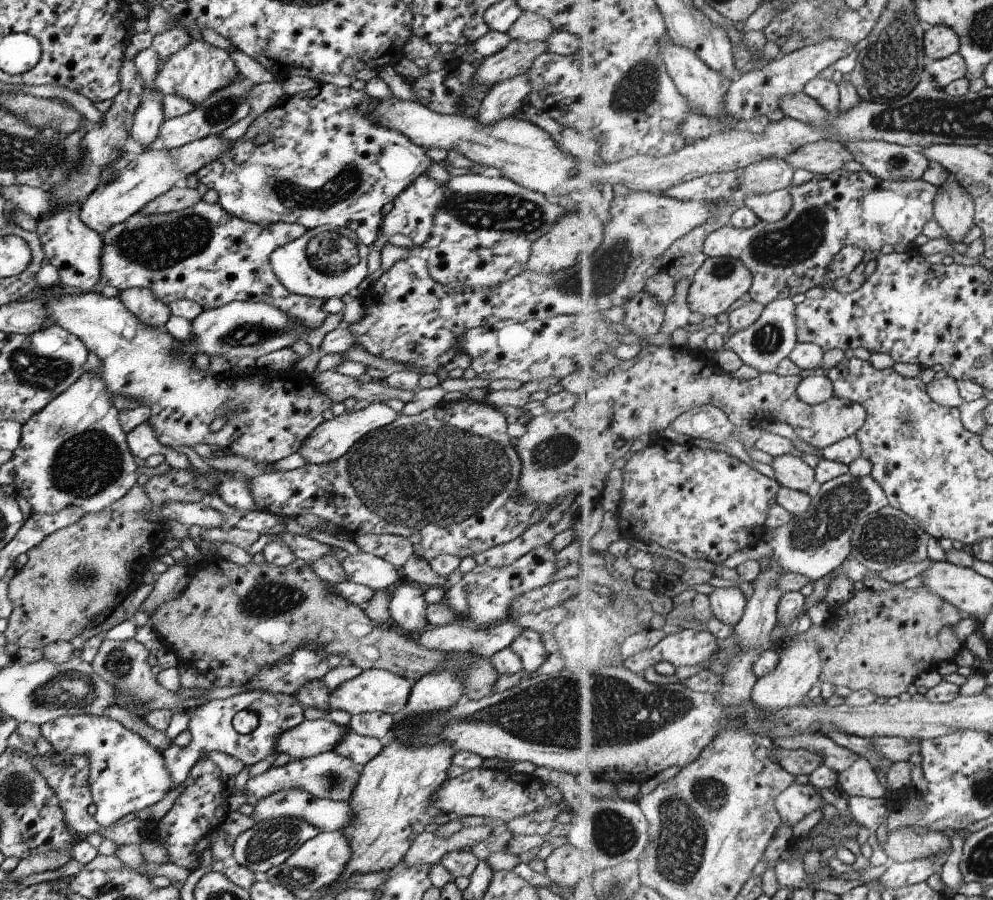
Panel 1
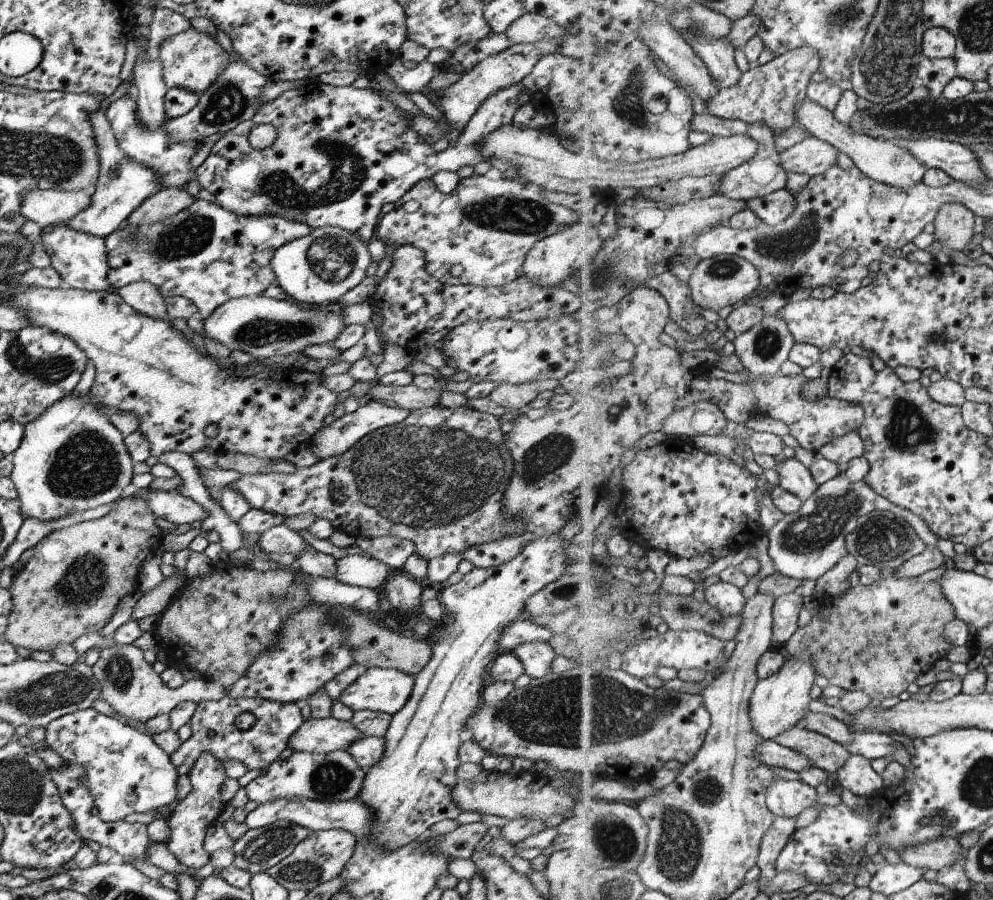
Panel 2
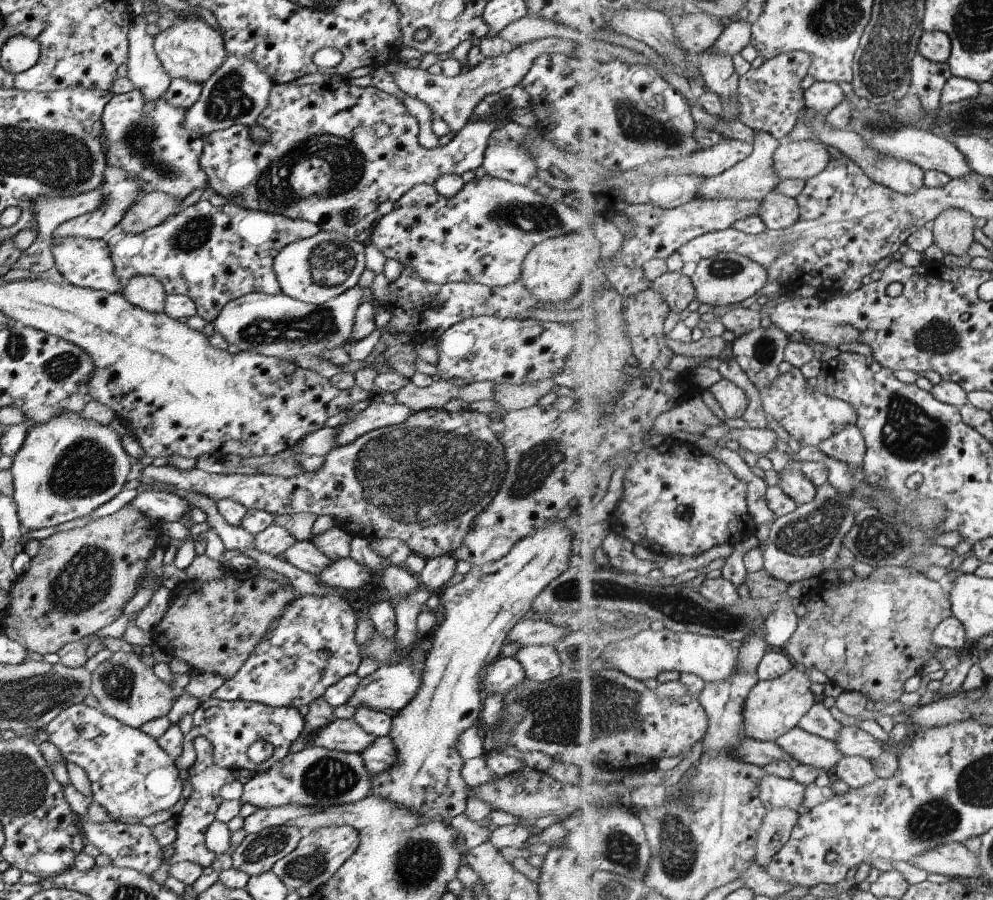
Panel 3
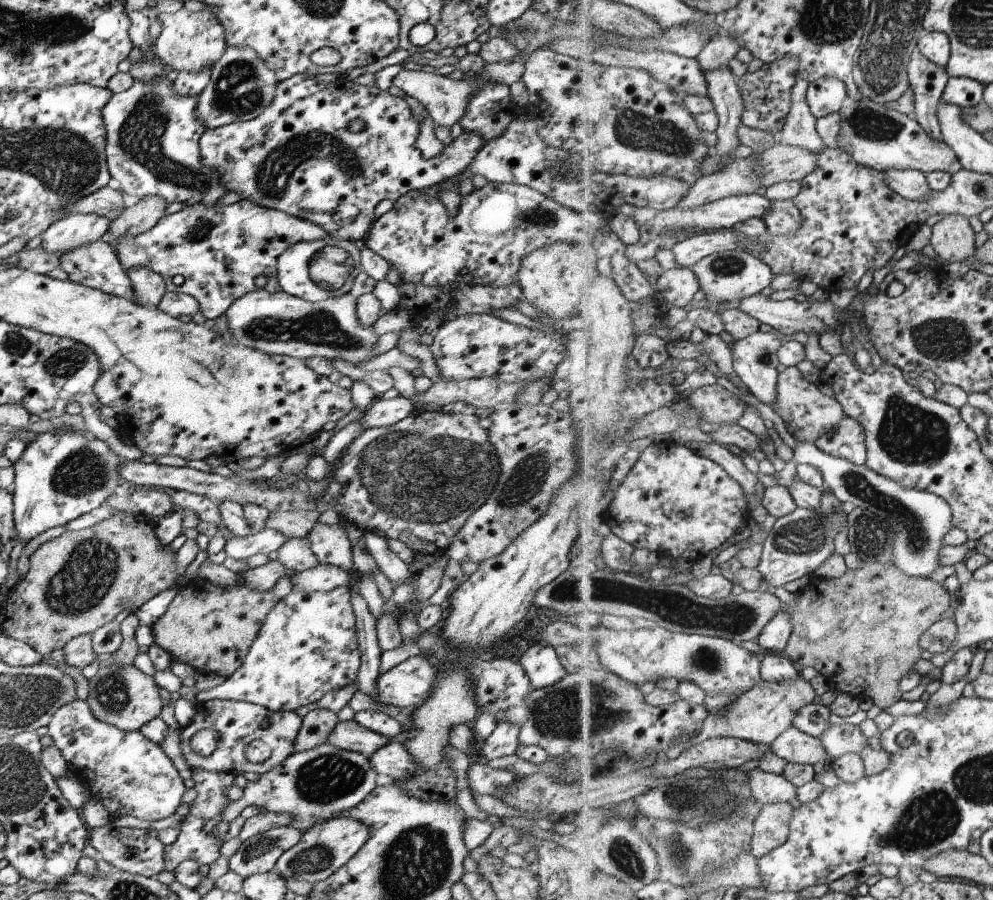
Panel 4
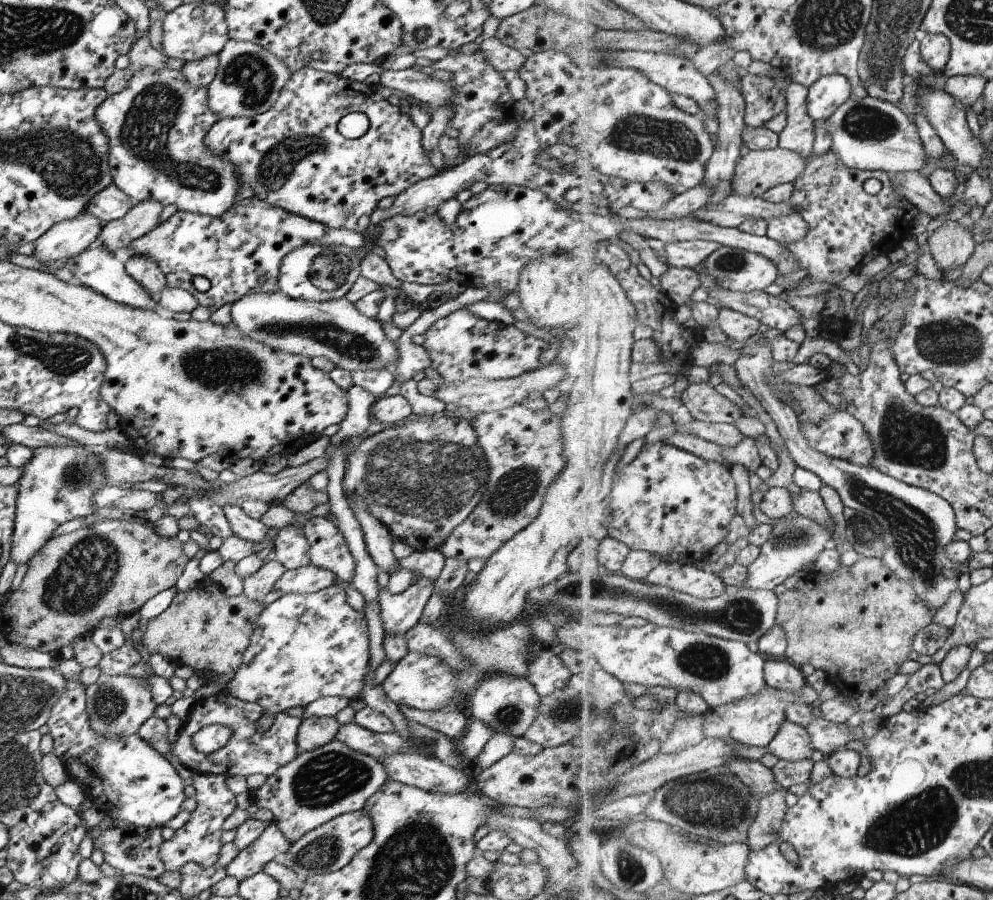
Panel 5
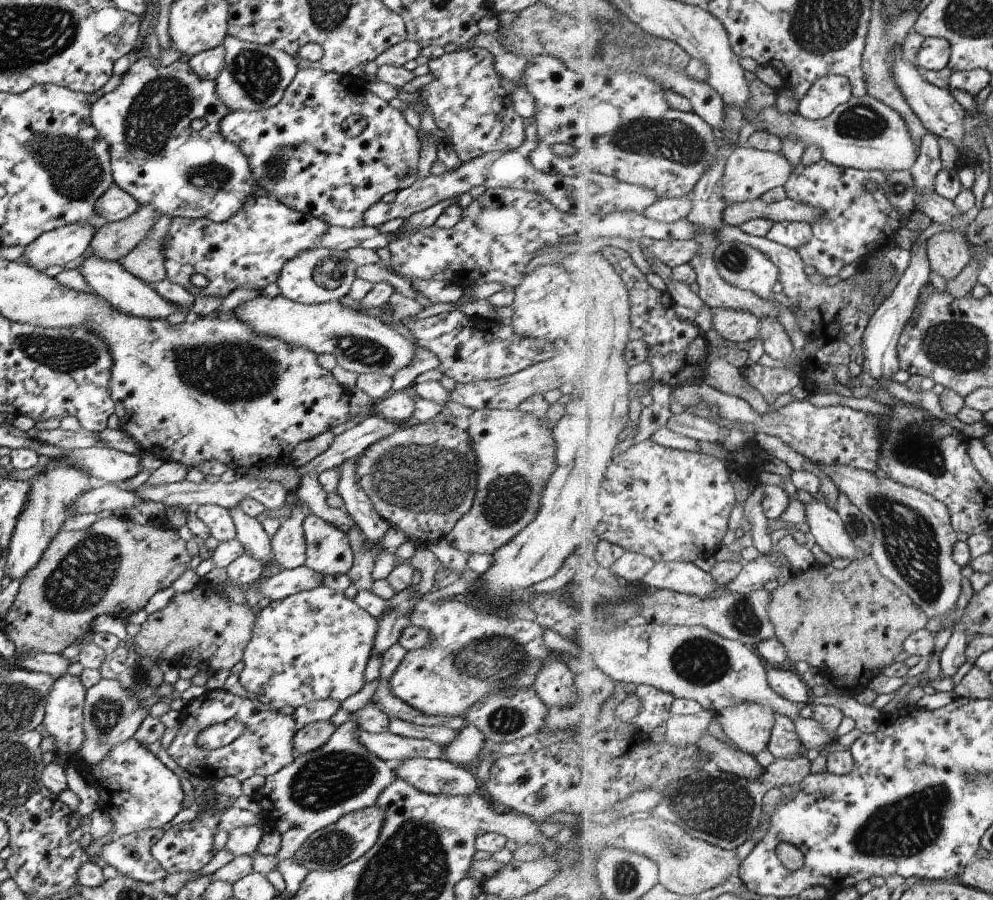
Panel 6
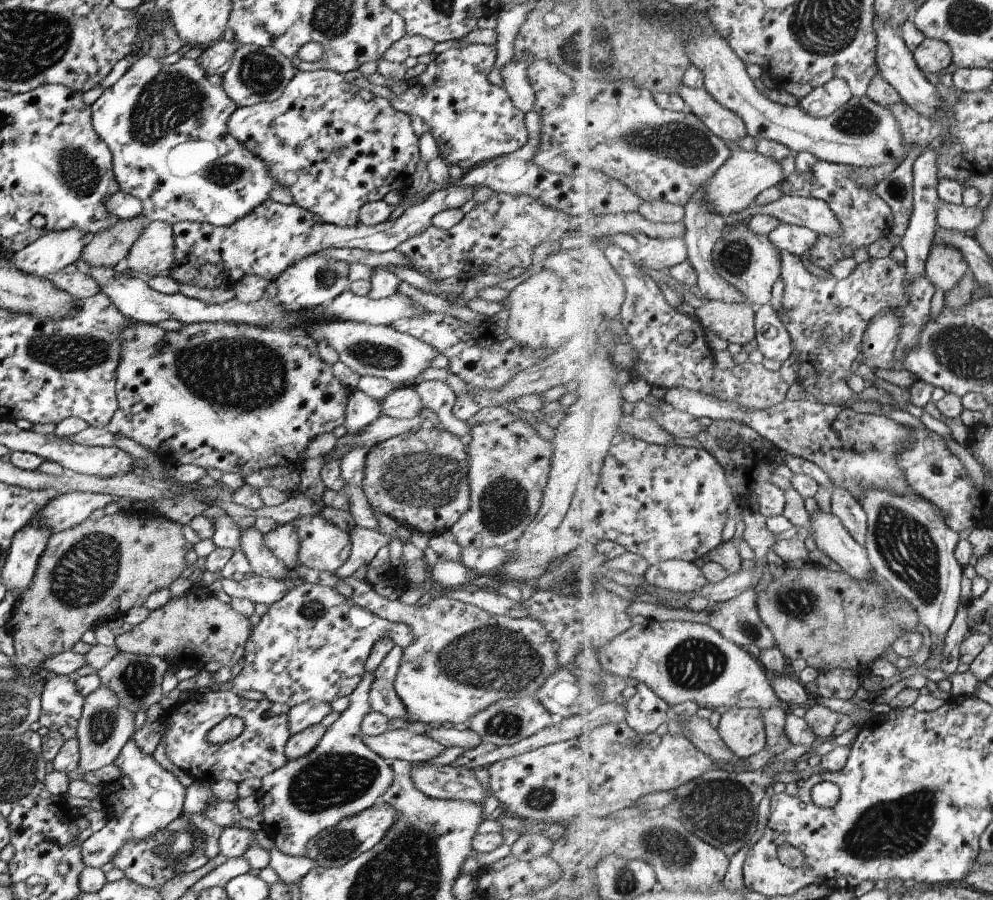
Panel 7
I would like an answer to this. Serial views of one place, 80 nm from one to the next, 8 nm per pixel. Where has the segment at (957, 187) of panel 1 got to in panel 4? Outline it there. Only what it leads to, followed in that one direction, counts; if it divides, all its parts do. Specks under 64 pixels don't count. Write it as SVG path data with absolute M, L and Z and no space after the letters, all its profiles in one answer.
M945 215L932 230L931 244L938 260L961 262L977 251L977 234L965 215Z

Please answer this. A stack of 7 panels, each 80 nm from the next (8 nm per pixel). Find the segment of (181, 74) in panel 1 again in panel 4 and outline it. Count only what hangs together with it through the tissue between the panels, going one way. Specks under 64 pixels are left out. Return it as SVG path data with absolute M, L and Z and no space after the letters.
M181 8L173 14L165 13L161 20L160 34L152 42L151 52L172 69L174 75L181 71L196 73L213 68L226 47L223 27L212 12L190 12Z

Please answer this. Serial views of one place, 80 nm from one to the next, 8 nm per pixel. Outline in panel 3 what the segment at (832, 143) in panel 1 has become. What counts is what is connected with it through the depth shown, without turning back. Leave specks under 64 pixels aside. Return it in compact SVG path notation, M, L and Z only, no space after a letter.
M791 141L777 149L774 165L782 180L808 181L824 171L831 160L821 141Z

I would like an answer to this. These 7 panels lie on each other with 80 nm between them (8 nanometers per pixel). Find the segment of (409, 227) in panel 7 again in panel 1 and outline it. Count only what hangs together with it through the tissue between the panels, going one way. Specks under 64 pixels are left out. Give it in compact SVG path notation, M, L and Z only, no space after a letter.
M202 199L193 206L172 213L146 215L137 211L135 215L113 225L101 235L100 280L95 284L96 290L101 290L104 285L113 286L119 292L141 287L149 289L163 304L189 299L205 311L233 301L265 303L280 309L303 327L319 328L327 316L321 310L324 301L317 297L309 298L290 293L277 280L270 265L272 251L300 237L305 231L306 228L297 223L250 223L230 215L219 203L208 204Z

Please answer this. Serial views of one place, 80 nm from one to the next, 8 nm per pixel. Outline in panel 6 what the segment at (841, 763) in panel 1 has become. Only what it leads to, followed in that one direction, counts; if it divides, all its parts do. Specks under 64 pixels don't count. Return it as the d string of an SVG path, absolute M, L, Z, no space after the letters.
M777 713L775 728L771 732L766 755L769 759L797 759L802 757L803 744L799 740L799 734L795 730L795 721L789 716Z

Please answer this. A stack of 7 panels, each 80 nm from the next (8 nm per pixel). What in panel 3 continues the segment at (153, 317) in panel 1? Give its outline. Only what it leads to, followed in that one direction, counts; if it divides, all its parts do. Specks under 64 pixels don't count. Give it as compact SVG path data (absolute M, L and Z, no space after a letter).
M131 277L123 284L120 293L137 308L150 313L163 313L166 294L155 277Z

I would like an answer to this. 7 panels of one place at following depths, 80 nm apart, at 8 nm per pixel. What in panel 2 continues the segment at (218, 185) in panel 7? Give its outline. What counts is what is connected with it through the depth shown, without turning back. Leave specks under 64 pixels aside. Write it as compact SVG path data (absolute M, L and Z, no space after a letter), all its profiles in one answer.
M129 93L110 103L103 111L109 126L113 131L118 147L132 160L140 162L152 168L160 176L160 185L163 187L171 187L183 189L190 178L194 179L194 169L189 166L189 158L199 148L199 142L183 141L174 143L164 131L164 124L169 119L164 117L162 124L156 129L148 131L142 127L136 119L134 112L136 107L135 94Z

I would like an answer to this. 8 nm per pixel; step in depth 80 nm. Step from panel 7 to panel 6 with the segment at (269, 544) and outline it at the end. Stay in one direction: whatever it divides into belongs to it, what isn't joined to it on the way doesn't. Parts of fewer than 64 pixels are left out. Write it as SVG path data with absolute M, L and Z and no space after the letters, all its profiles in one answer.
M287 494L284 505L296 505L291 515L280 522L275 534L269 539L272 557L280 569L295 569L304 565L305 544L301 522L310 514L309 508L297 500L295 494Z

